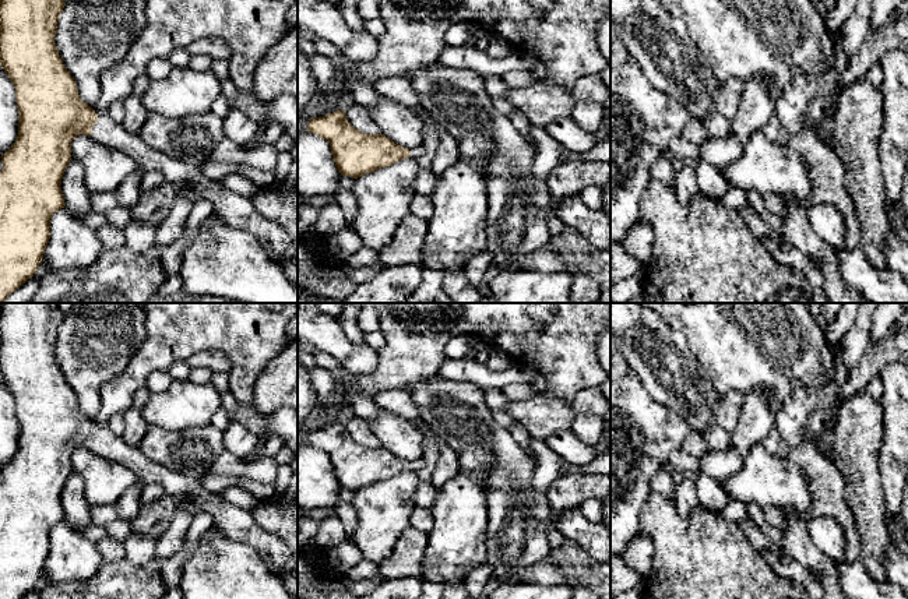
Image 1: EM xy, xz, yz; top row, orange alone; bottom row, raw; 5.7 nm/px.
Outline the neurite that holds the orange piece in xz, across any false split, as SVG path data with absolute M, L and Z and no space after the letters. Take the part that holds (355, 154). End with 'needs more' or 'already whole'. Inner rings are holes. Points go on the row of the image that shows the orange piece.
M344 109L309 120L307 131L328 141L337 170L352 179L391 166L404 158L418 159L423 154L423 147L408 149L381 133L358 131L346 120Z; needs more

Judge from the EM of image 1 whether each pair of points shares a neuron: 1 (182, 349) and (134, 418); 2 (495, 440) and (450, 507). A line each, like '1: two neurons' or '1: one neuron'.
1: two neurons
2: two neurons

